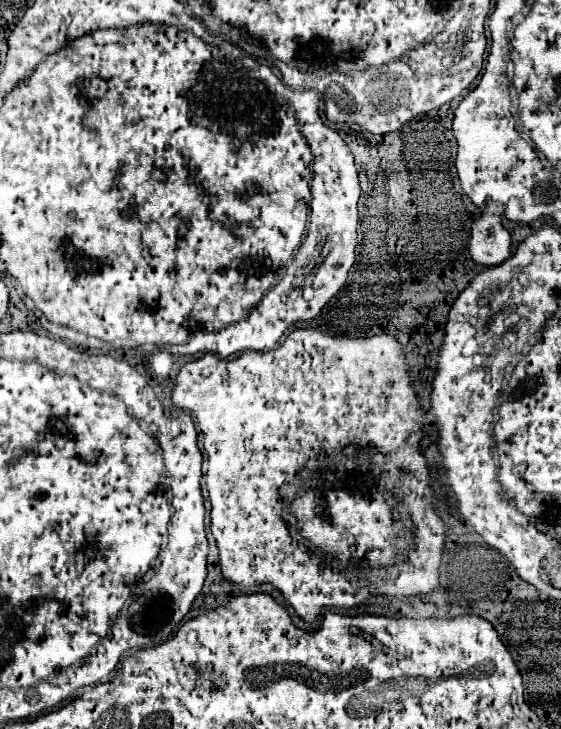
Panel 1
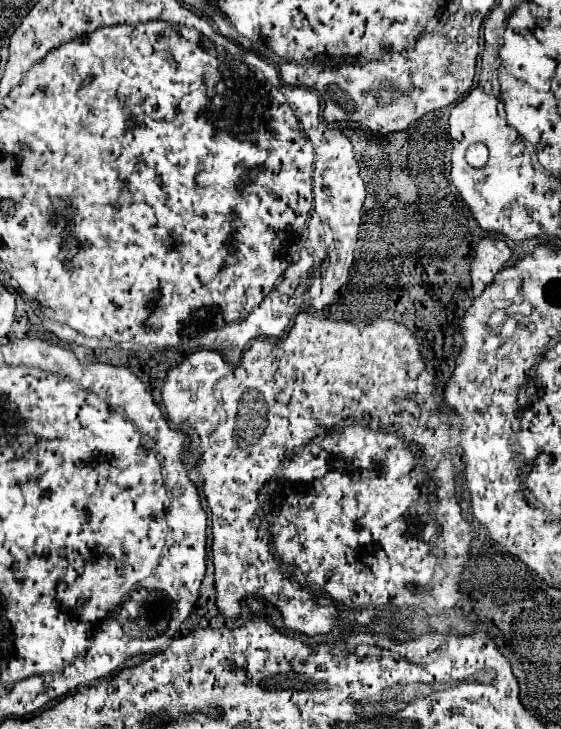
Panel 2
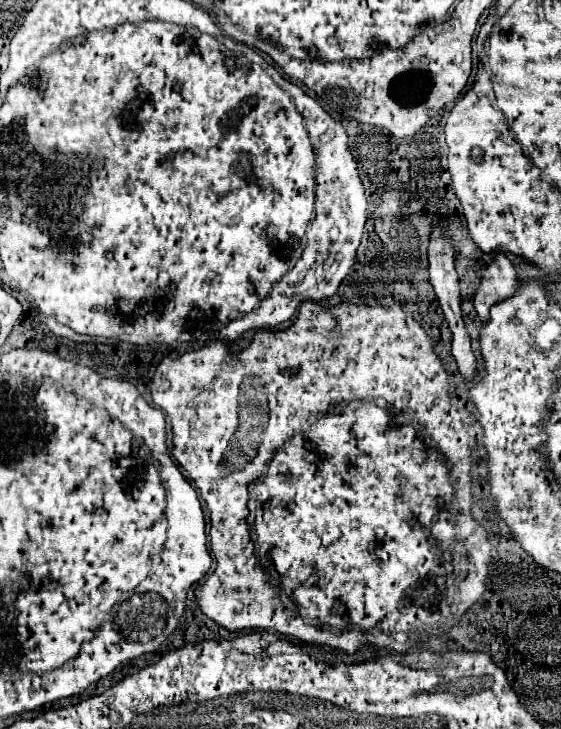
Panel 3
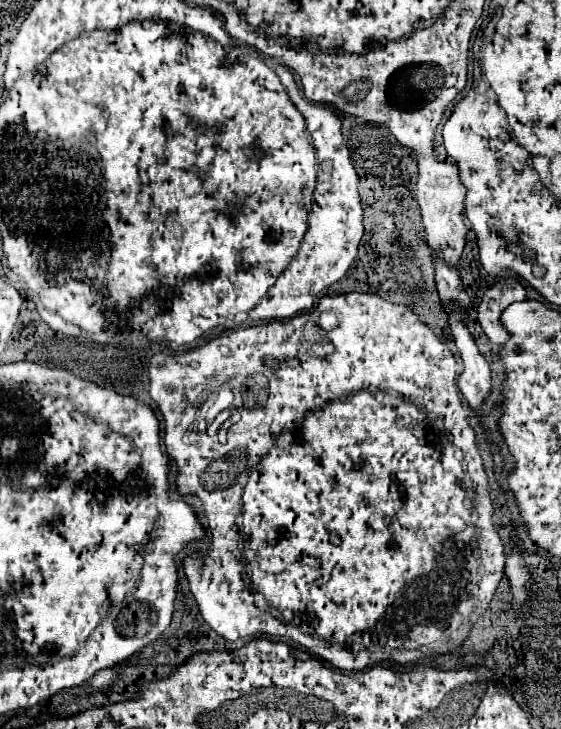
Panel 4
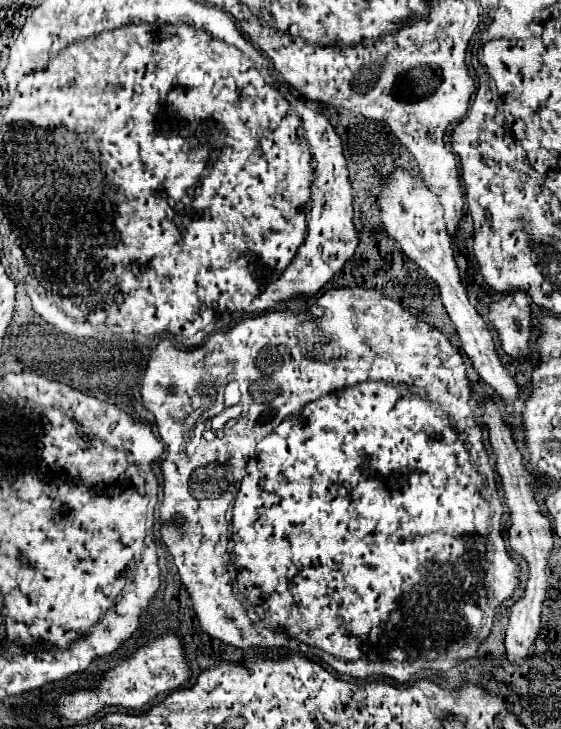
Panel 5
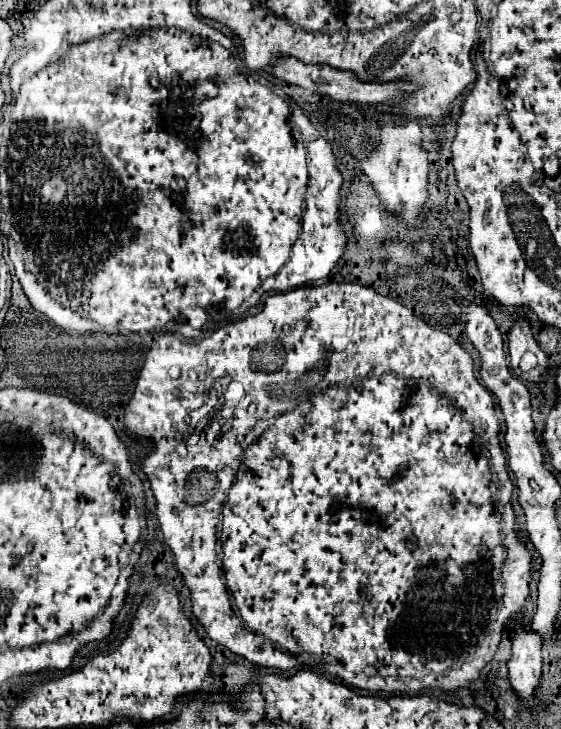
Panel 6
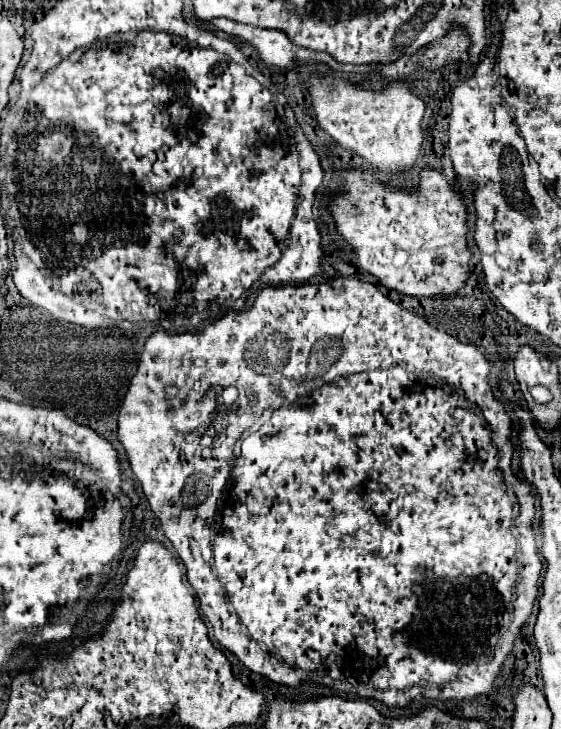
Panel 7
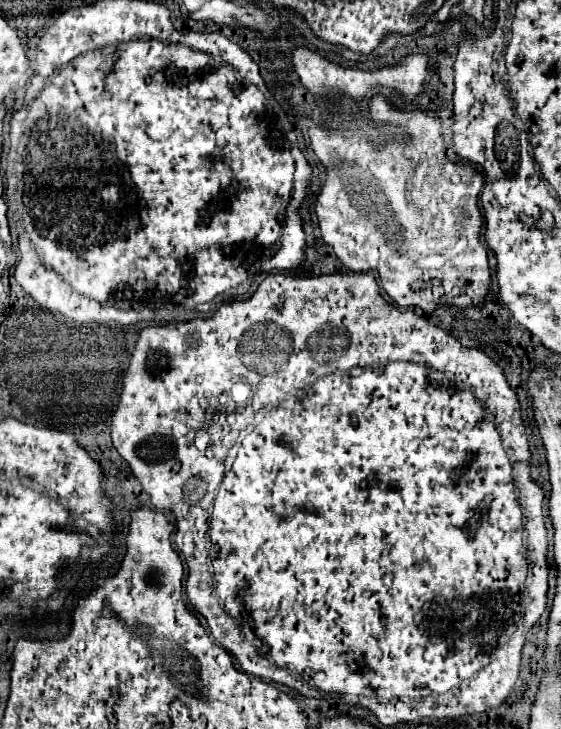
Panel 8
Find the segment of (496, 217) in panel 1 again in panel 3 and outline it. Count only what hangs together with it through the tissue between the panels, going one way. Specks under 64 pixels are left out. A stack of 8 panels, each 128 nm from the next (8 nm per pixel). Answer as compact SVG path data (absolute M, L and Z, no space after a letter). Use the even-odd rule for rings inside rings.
M498 254L496 260L486 268L482 284L474 296L474 308L480 320L488 322L490 308L506 300L508 296L514 296L516 286L518 286L518 278L512 262L504 254Z

